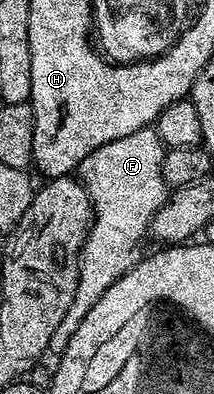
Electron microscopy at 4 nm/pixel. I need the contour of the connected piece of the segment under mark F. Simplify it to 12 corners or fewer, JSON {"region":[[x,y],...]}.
{"region":[[155,127],[95,148],[78,165],[94,219],[60,354],[166,199]]}

